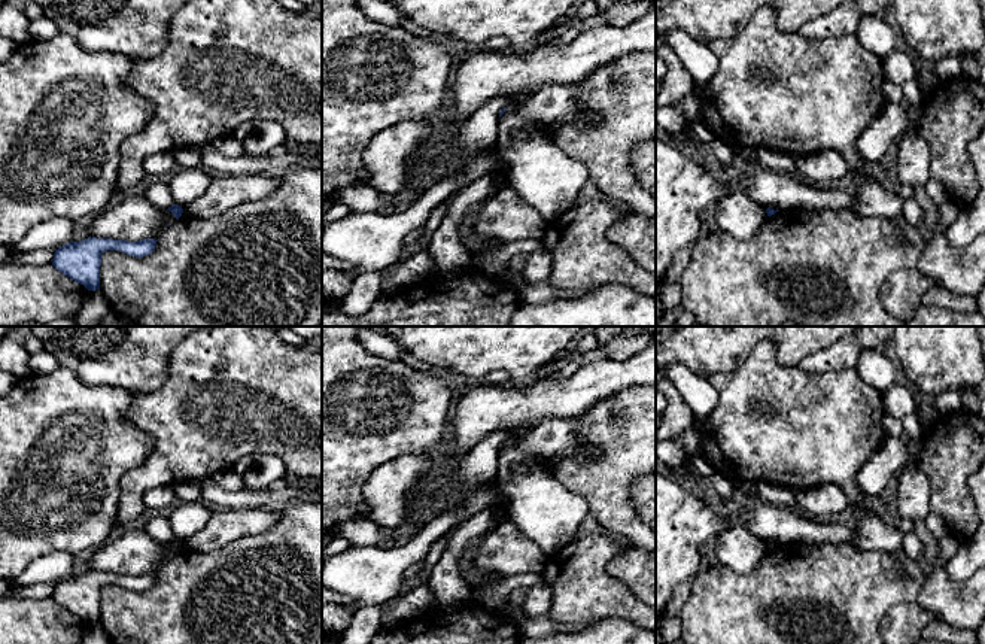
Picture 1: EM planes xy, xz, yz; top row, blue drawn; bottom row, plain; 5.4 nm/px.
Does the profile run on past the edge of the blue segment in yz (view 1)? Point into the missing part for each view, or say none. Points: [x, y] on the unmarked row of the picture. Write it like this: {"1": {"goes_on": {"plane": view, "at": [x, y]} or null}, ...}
{"1": {"goes_on": null}}

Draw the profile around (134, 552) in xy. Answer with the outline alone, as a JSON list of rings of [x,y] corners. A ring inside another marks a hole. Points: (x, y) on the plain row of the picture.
[[[145,528],[128,529],[119,538],[112,538],[94,552],[89,571],[139,575],[158,574],[176,555],[167,543],[151,538]]]

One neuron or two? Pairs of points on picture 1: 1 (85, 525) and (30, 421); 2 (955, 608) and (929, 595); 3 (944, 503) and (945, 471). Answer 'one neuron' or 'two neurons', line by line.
1: one neuron
2: one neuron
3: one neuron

